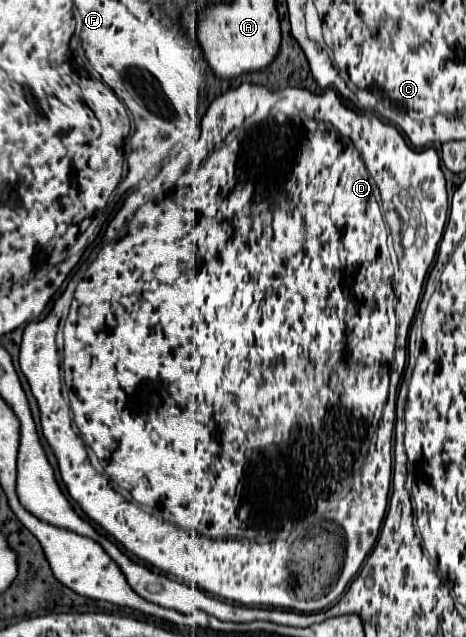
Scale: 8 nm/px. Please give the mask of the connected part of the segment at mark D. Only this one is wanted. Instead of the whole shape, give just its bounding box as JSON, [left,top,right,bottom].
[20,84,448,614]

